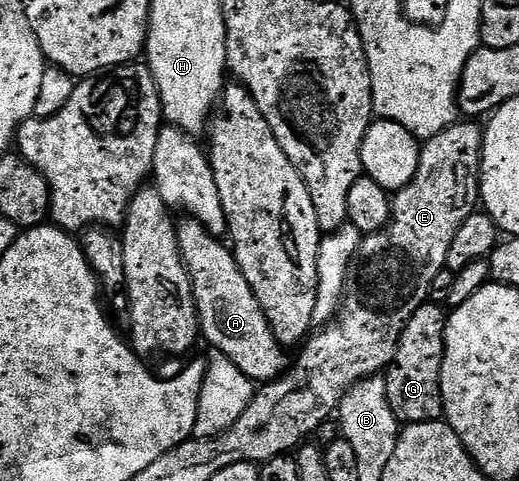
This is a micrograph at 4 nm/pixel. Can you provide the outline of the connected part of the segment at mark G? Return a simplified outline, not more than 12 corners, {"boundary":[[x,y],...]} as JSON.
{"boundary":[[447,313],[411,315],[384,374],[405,425],[442,420]]}

